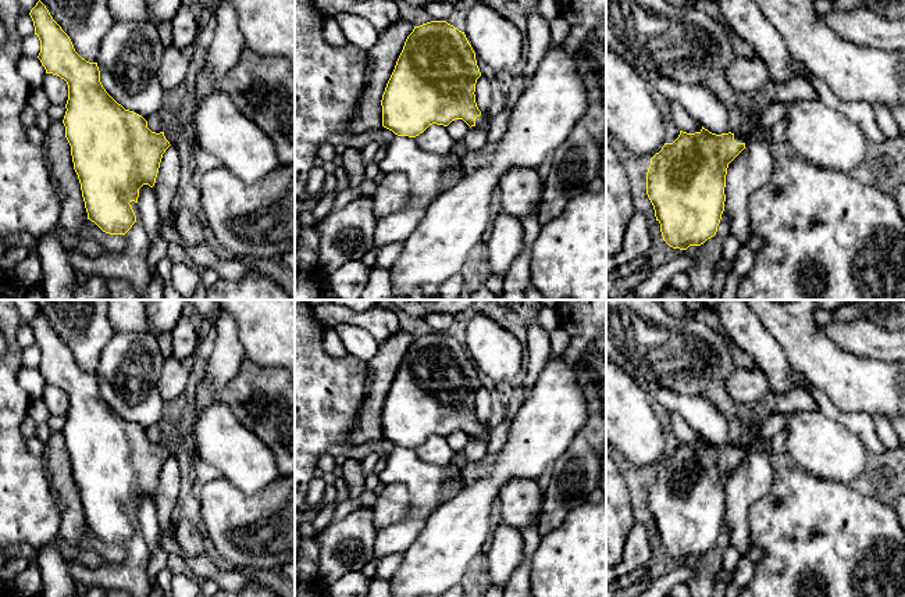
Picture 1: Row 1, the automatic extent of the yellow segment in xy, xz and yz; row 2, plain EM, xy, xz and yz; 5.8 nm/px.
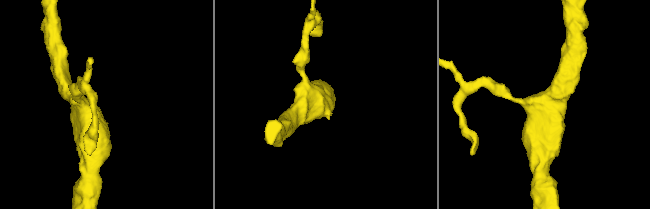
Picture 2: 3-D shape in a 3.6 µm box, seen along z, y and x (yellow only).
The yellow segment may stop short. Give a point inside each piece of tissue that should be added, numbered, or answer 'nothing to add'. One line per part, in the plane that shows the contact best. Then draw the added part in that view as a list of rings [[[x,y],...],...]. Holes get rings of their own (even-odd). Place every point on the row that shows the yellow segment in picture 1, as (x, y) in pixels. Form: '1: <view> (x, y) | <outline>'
1: yz (748, 113) | [[[751,101],[747,107],[741,110],[741,115],[744,118],[744,124],[740,132],[734,133],[734,140],[737,143],[748,143],[749,142],[749,133],[752,131],[755,118],[758,115],[756,106]]]

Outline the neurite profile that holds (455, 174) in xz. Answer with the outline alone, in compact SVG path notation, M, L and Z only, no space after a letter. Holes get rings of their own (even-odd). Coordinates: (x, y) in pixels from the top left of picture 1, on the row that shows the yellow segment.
M453 151L445 155L445 164L448 167L448 172L445 175L445 186L443 186L445 190L453 187L467 174L463 168L462 161L463 160Z

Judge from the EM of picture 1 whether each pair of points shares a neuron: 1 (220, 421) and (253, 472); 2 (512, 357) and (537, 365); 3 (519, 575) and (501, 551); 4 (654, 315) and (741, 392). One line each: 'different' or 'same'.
1: same
2: different
3: different
4: different

